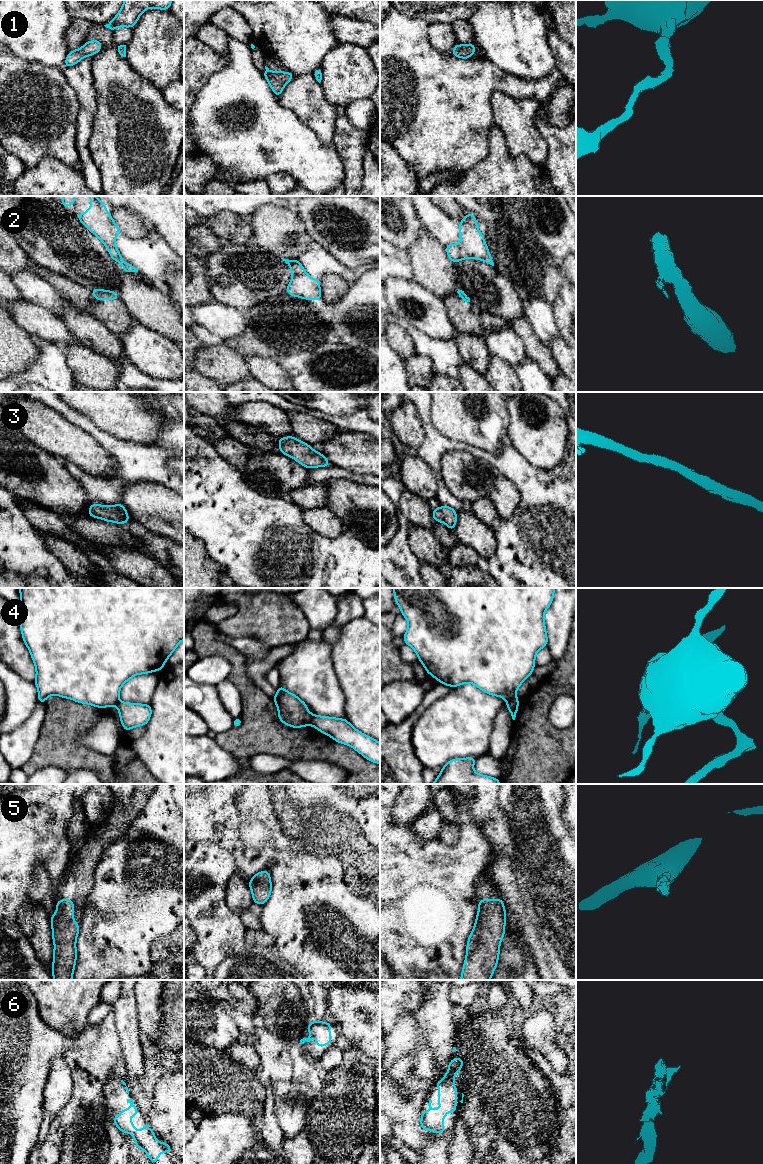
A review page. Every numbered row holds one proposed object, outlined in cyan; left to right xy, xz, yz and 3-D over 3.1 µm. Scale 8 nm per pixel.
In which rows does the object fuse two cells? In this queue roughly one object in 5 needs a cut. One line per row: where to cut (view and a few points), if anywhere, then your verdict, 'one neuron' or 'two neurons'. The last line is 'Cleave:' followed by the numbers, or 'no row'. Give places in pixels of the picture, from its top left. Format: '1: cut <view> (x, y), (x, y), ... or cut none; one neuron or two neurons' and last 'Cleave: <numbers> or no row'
1: cut none; one neuron
2: cut none; one neuron
3: cut none; one neuron
4: cut yz (517, 699), (507, 702); two neurons
5: cut none; one neuron
6: cut none; one neuron
Cleave: 4

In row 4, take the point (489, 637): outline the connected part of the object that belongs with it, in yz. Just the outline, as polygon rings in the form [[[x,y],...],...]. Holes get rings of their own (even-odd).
[[[393,588],[395,603],[408,621],[403,635],[428,674],[439,683],[457,687],[471,683],[507,702],[518,700],[516,691],[533,673],[536,653],[547,646],[544,613],[553,601],[555,588]]]

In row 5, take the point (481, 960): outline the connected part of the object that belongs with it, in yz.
[[[478,900],[475,925],[468,937],[460,980],[490,980],[498,963],[500,943],[506,932],[504,901]]]

